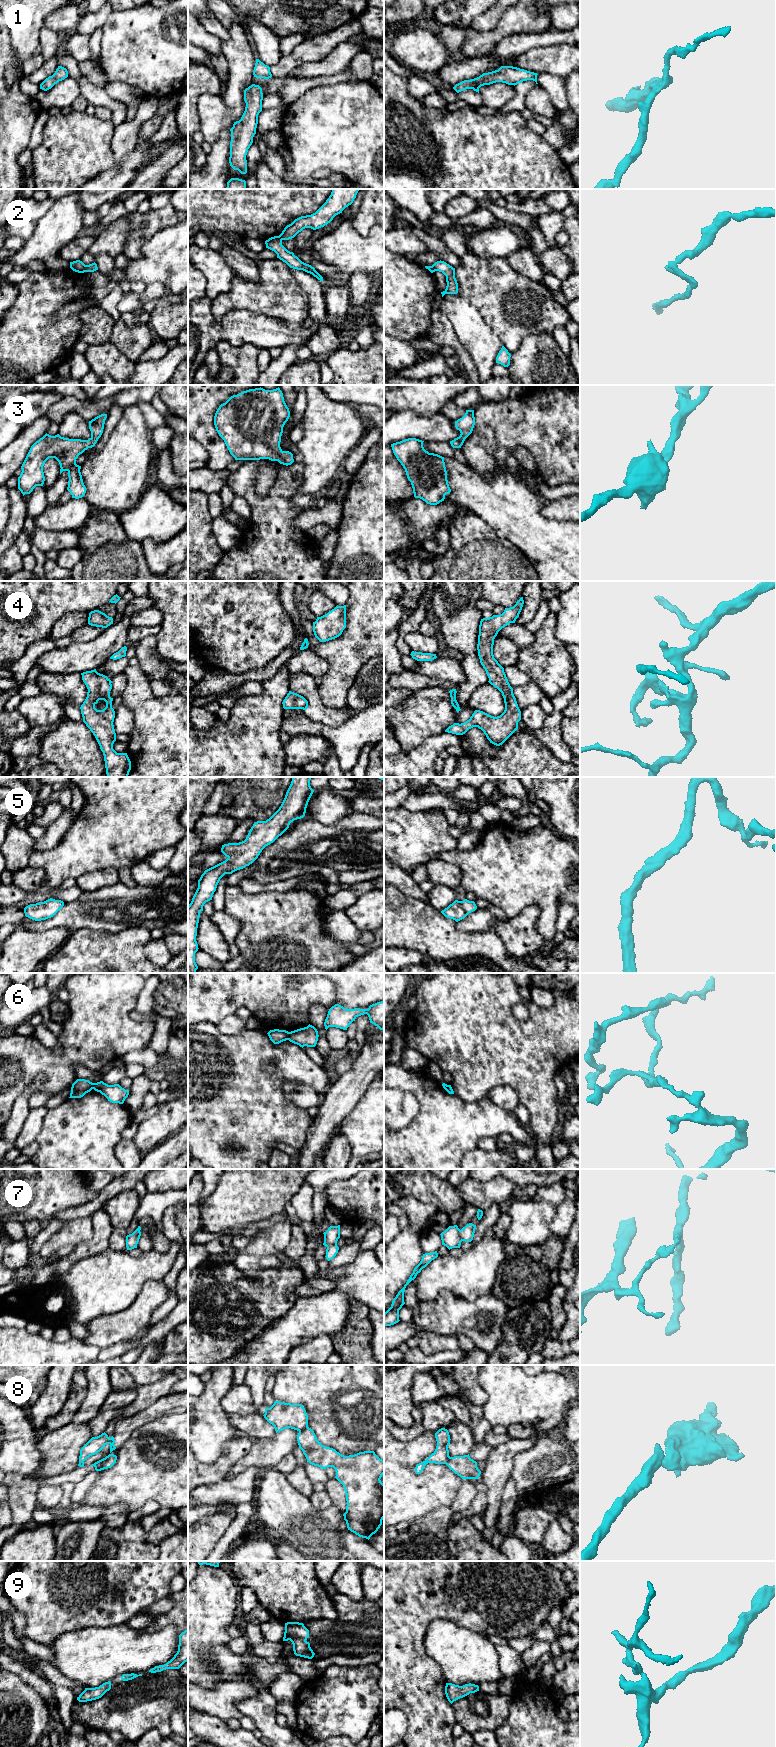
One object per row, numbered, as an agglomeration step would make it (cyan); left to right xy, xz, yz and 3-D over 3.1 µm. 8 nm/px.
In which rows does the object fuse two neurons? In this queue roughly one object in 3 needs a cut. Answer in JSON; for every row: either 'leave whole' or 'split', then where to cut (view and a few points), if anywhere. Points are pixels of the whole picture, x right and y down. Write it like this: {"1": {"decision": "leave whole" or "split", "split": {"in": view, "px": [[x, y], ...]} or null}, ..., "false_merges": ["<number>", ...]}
{"1": {"decision": "leave whole", "split": null}, "2": {"decision": "split", "split": {"in": "xy", "px": [[86, 265], [84, 271]]}}, "3": {"decision": "leave whole", "split": null}, "4": {"decision": "leave whole", "split": null}, "5": {"decision": "leave whole", "split": null}, "6": {"decision": "split", "split": {"in": "xz", "px": [[289, 1032], [287, 1039]]}}, "7": {"decision": "split", "split": {"in": "yz", "px": [[459, 1230], [459, 1236], [462, 1240]]}}, "8": {"decision": "split", "split": {"in": "xy", "px": [[110, 1454], [103, 1461], [101, 1469]]}}, "9": {"decision": "leave whole", "split": null}, "false_merges": ["2", "6", "7", "8"]}

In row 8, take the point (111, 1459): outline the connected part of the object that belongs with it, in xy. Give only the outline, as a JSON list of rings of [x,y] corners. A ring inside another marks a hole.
[[[110,1454],[104,1461],[102,1465],[102,1470],[111,1468],[117,1460],[117,1456],[114,1454]]]

